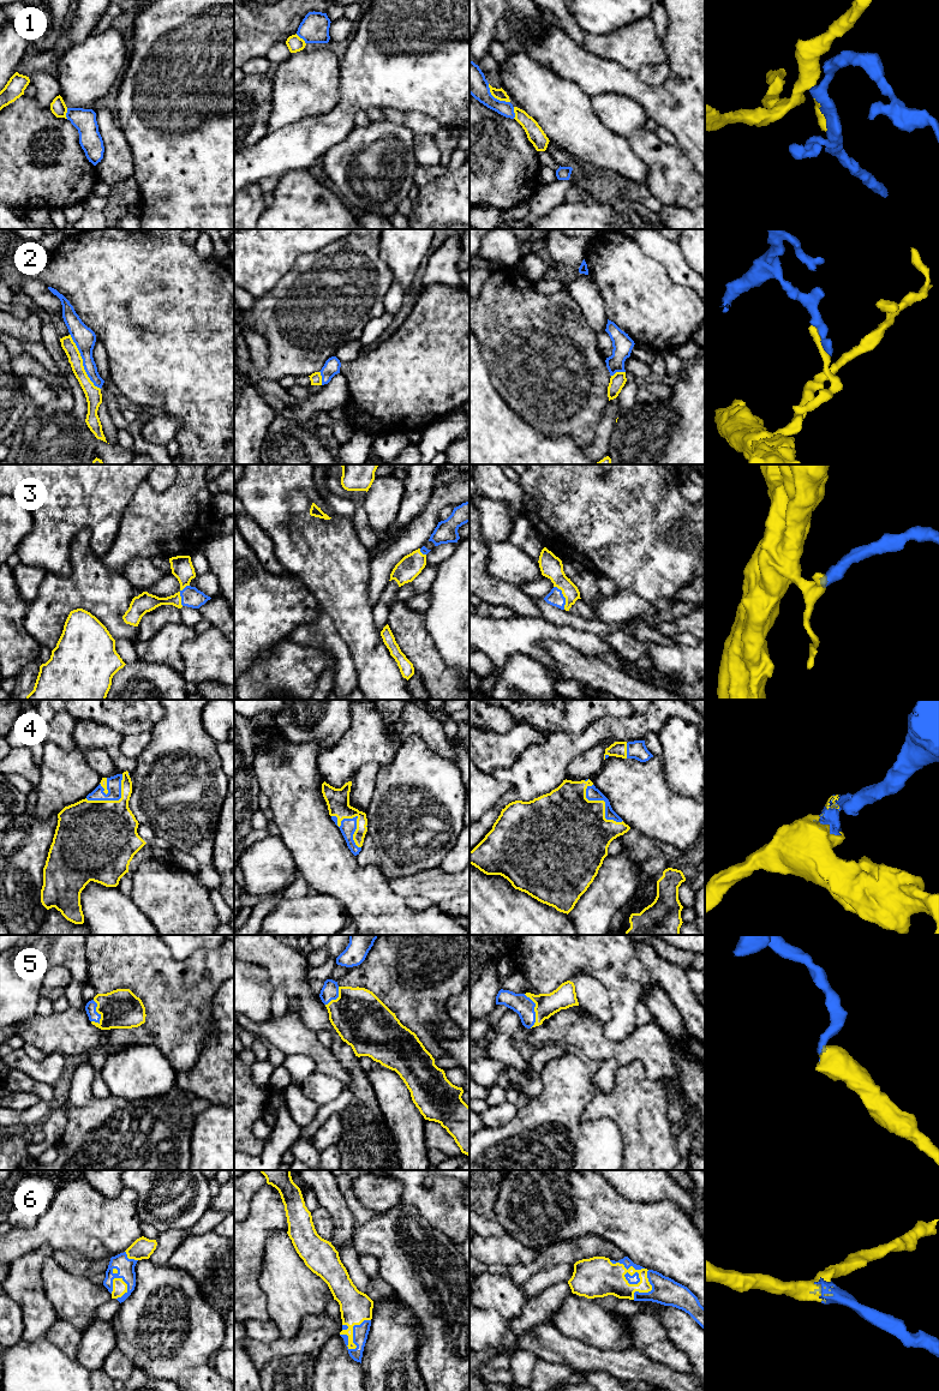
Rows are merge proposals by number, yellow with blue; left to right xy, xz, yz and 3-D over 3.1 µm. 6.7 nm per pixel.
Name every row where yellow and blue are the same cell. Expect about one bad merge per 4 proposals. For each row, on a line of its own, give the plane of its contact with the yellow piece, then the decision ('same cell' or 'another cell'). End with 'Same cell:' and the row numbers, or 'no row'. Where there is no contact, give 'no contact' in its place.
1: meets yellow in yz; another cell
2: meets yellow in xy; another cell
3: meets yellow in yz; same cell
4: meets yellow in xz; same cell
5: meets yellow in yz; same cell
6: meets yellow in yz; same cell
Same cell: 3, 4, 5, 6

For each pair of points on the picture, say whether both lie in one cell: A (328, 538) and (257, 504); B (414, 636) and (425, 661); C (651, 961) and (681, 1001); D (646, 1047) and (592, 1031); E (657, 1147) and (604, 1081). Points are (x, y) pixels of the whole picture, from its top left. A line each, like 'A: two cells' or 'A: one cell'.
A: one cell
B: one cell
C: one cell
D: one cell
E: two cells

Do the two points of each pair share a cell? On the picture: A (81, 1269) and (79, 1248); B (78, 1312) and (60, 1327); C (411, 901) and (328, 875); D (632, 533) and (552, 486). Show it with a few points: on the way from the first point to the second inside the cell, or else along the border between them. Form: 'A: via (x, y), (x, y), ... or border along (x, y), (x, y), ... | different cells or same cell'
A: border along (53, 1249), (77, 1258), (107, 1257) | different cells
B: border along (59, 1317), (71, 1323), (82, 1332) | different cells
C: border along (404, 898), (413, 909), (426, 909), (432, 904) | different cells
D: via (612, 514), (585, 486), (572, 486) | same cell

